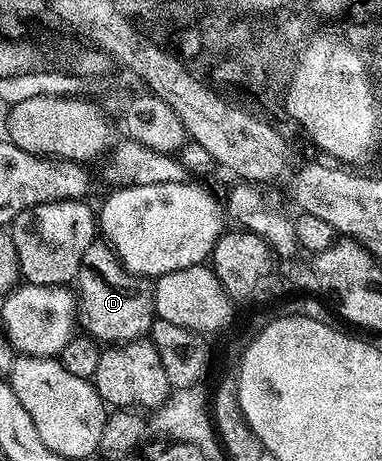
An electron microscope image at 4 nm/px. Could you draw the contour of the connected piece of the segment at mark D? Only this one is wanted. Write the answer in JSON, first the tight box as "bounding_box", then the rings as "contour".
{"bounding_box":[75,240,153,344],"contour":[[[94,240],[83,251],[83,260],[75,279],[79,295],[79,326],[84,333],[102,344],[120,344],[146,337],[152,331],[153,287],[150,279],[132,274],[121,263],[112,246],[104,240]]]}

